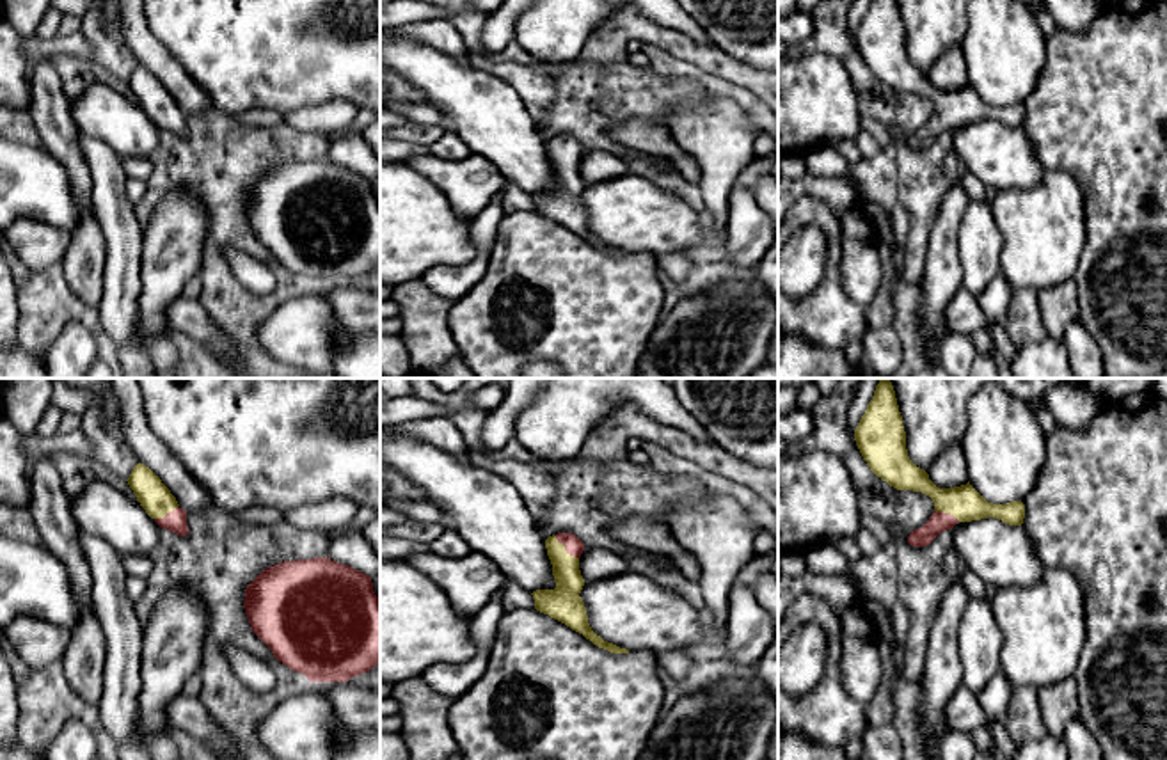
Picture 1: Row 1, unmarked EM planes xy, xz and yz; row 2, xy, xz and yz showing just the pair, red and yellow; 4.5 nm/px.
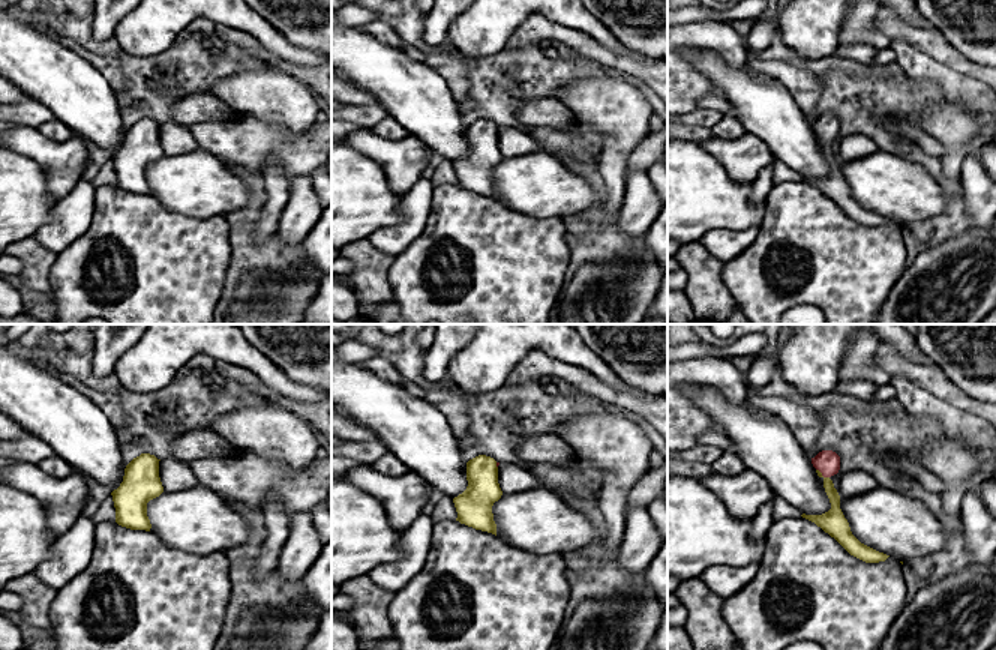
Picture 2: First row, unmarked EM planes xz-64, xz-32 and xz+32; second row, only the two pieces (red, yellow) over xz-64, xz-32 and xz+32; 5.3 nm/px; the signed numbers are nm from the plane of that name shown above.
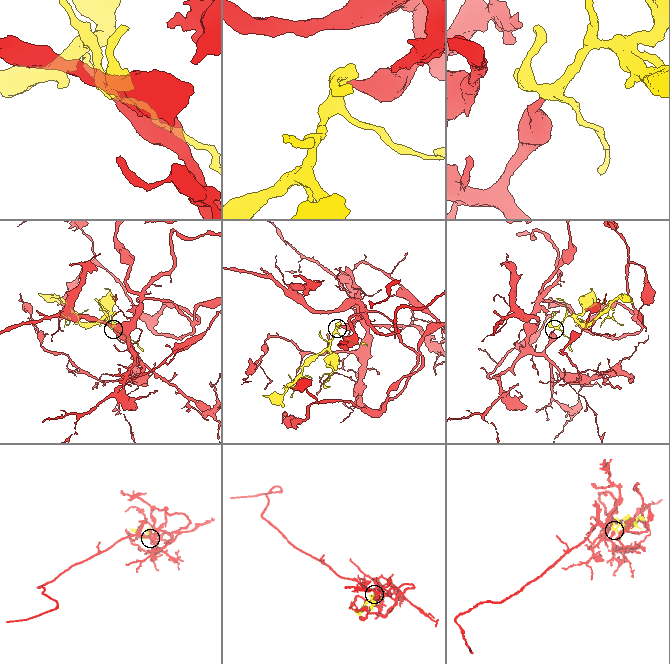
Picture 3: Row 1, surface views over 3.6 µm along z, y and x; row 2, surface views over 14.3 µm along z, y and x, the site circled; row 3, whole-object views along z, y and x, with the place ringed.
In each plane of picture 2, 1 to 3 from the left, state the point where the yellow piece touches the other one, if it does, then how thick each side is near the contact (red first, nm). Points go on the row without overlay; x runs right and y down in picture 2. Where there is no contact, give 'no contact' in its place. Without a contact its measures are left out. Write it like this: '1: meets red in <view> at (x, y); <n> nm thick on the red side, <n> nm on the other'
1: no contact
2: meets red in xz-32 at (497, 129); 20 nm thick on the red side, 190 nm on the other
3: meets red in xz+32 at (822, 138); 130 nm thick on the red side, 120 nm on the other

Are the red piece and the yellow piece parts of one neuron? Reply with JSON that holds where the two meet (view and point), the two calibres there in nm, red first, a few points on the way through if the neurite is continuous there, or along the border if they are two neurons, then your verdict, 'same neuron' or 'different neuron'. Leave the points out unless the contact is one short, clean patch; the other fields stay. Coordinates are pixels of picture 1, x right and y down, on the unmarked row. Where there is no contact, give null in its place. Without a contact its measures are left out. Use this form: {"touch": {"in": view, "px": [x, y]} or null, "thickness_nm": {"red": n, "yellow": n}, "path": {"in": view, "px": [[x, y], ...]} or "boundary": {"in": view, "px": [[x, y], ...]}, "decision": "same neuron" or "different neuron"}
{"touch": {"in": "xz", "px": [565, 151]}, "thickness_nm": {"red": 80, "yellow": 160}, "path": {"in": "xz", "px": [[572, 146], [565, 151], [563, 205]]}, "decision": "same neuron"}

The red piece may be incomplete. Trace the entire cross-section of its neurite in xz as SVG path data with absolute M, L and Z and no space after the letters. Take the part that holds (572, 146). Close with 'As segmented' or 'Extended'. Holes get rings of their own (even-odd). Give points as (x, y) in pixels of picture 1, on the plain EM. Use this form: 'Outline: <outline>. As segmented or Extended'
Outline: M558 135L545 142L545 151L552 167L556 190L533 194L535 211L583 236L599 250L611 256L629 256L629 252L604 243L588 226L586 210L579 199L584 188L579 172L584 146L572 135Z. Extended

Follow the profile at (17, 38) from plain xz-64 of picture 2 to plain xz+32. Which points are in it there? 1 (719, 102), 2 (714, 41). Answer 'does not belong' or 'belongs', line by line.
1: does not belong
2: does not belong

